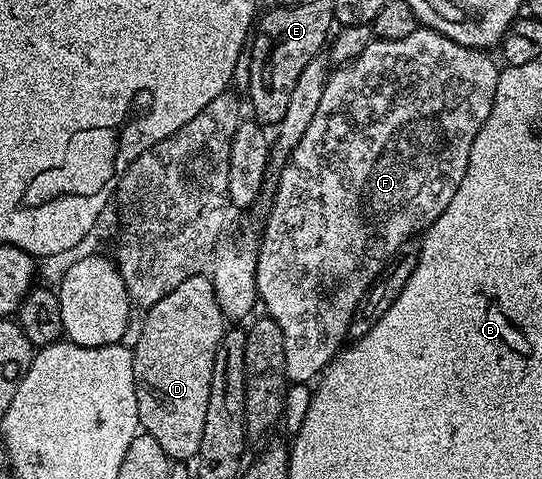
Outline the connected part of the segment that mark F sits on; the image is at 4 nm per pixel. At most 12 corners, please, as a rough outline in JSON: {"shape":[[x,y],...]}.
{"shape":[[419,26],[327,78],[256,261],[291,384],[448,209],[500,67]]}

